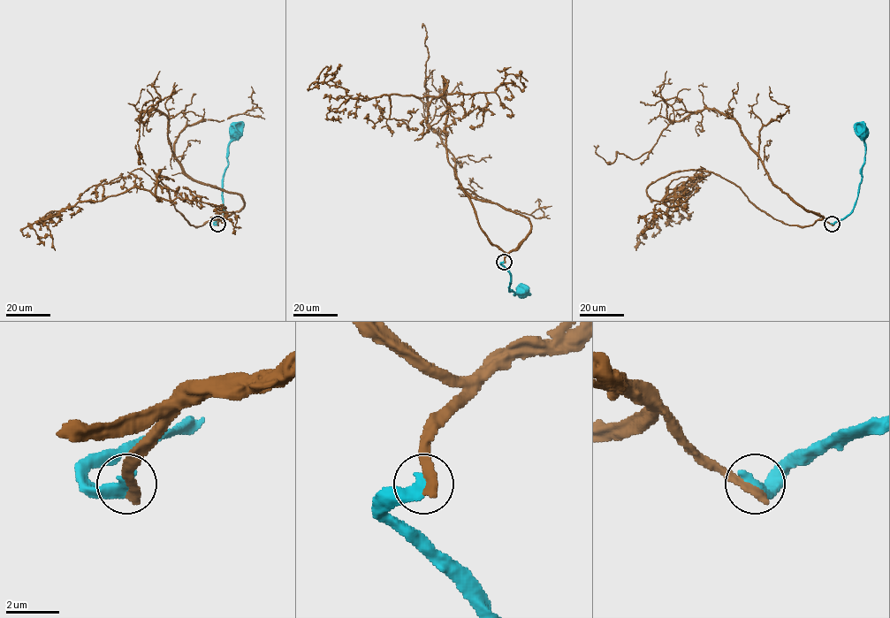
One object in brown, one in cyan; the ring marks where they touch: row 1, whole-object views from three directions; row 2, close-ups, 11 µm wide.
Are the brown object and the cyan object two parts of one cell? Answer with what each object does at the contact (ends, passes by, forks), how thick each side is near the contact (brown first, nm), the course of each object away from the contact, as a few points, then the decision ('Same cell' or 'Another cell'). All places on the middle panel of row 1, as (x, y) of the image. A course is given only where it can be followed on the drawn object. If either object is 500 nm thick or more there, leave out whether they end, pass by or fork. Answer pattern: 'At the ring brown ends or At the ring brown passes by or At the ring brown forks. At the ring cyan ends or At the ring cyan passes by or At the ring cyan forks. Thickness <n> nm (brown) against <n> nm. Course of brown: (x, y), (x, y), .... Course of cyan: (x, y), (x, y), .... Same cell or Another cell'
At the ring brown ends. At the ring cyan ends. Thickness 400 nm (brown) against 480 nm. Course of brown: (504, 261), (447, 156), (443, 76), (445, 90), (437, 97), (363, 100), (320, 82), (323, 73). Course of cyan: (504, 262), (501, 263), (510, 276), (510, 291), (515, 295), (521, 292). Another cell

